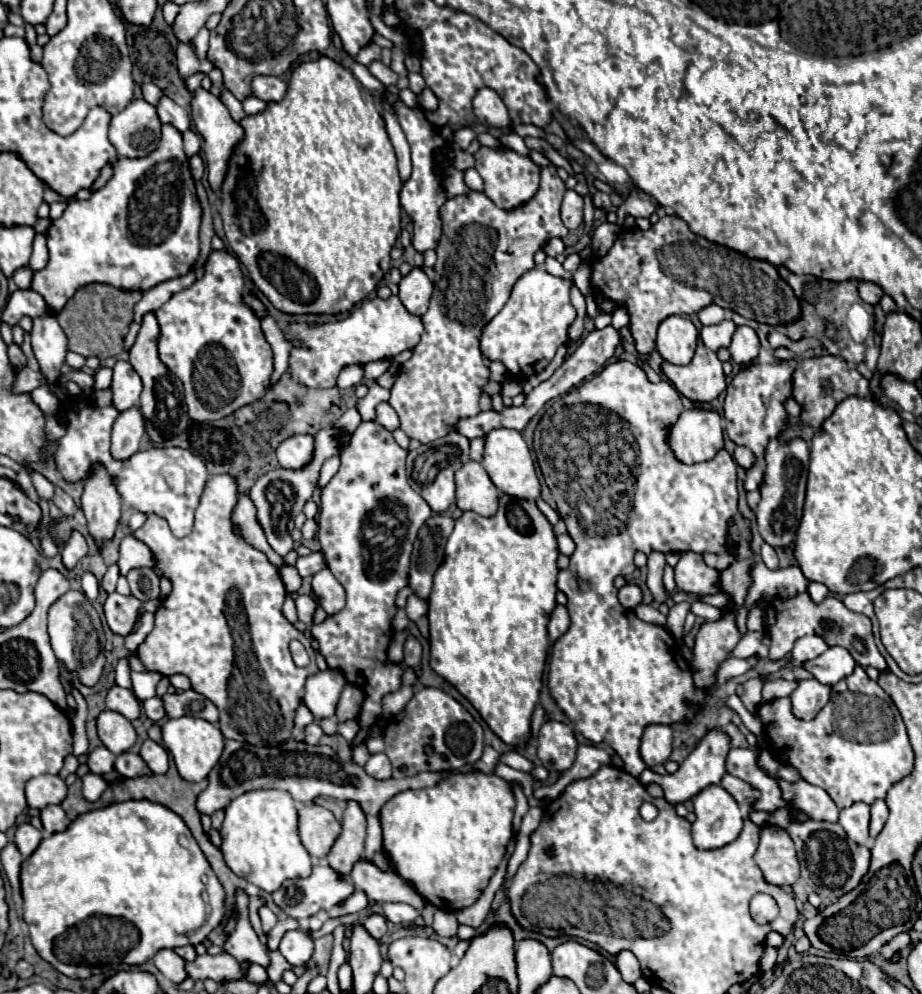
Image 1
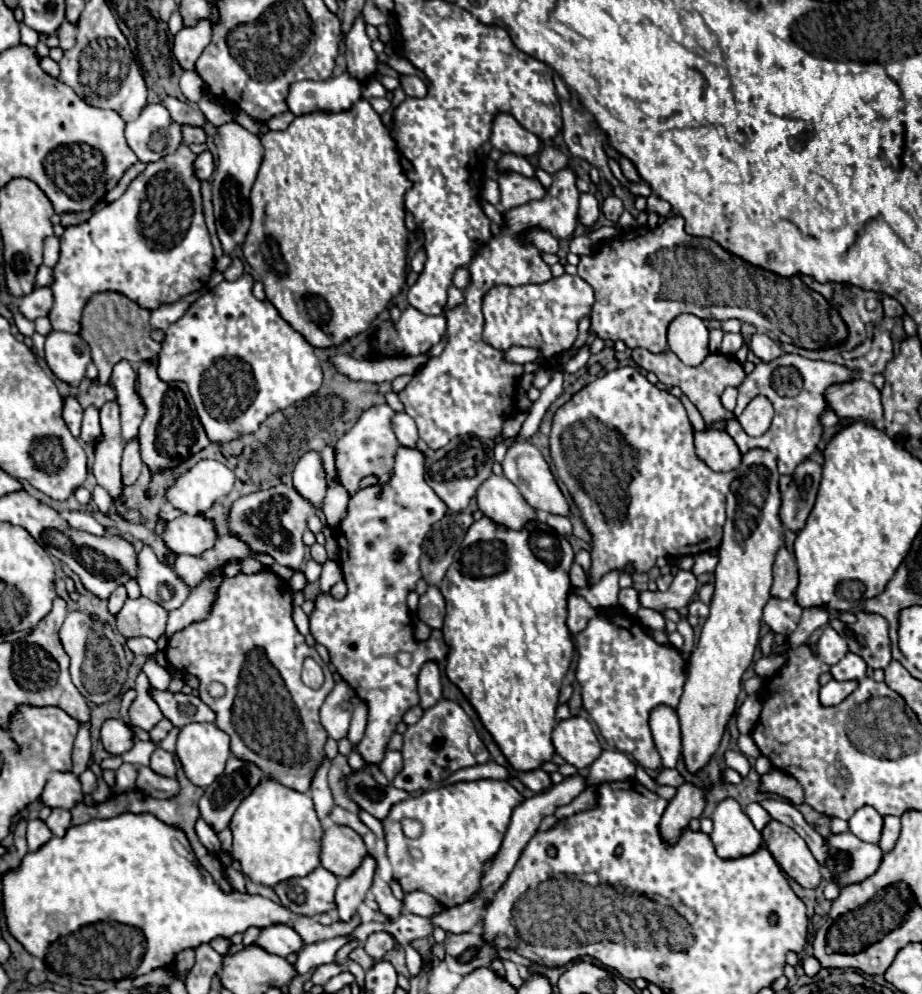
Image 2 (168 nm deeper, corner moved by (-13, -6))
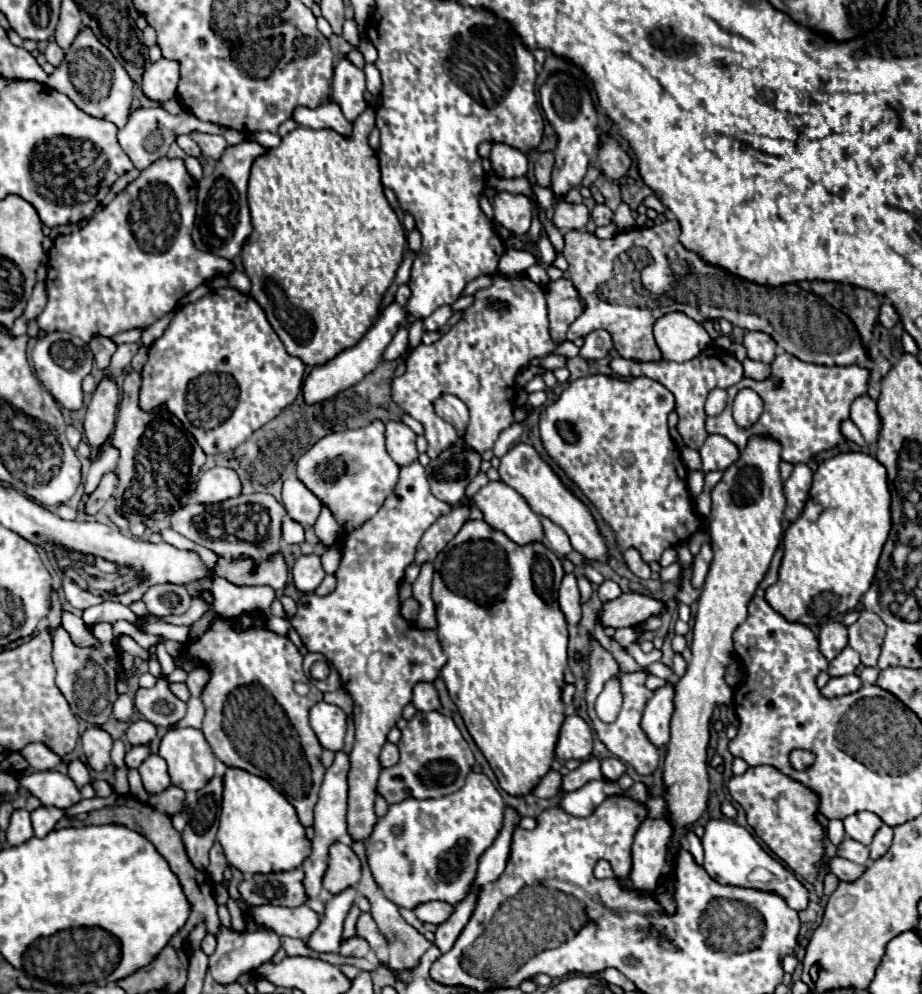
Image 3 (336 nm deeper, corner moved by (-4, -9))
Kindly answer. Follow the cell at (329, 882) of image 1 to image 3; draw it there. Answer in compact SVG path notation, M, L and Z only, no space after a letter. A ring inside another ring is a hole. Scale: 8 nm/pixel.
M303 869L249 875L239 883L239 893L249 905L283 905L299 907L307 901L305 889L301 885Z

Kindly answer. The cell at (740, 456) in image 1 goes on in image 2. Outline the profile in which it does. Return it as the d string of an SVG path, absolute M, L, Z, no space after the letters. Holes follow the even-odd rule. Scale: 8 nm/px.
M750 450L742 456L742 464L738 468L738 478L732 482L730 492L726 496L726 526L724 538L718 548L720 562L716 566L716 582L714 582L714 598L710 602L710 616L702 628L700 642L692 650L688 660L688 680L684 686L684 694L676 708L682 728L682 754L686 768L690 772L700 770L708 764L710 756L718 750L722 734L726 730L728 720L736 712L736 700L742 690L742 676L748 666L754 662L754 652L760 638L760 622L762 622L762 608L770 600L770 586L772 586L772 564L778 548L782 546L782 524L778 516L780 508L780 492L778 492L778 468L776 456L768 450Z

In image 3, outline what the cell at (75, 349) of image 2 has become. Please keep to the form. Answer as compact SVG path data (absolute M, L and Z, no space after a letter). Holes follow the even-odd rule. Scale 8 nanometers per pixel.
M53 331L53 333L47 333L47 337L37 341L31 359L33 359L37 379L53 395L53 399L69 411L81 409L81 405L83 405L81 383L91 373L91 367L93 367L93 355L89 351L89 345L75 335L67 335L63 331Z

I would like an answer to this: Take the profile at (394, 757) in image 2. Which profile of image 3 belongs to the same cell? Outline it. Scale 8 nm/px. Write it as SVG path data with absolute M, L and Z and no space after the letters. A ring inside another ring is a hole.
M387 741L387 743L383 745L383 751L381 751L379 759L381 759L381 765L383 765L383 767L395 765L397 759L399 759L399 749L397 749L397 745L393 745L393 743Z

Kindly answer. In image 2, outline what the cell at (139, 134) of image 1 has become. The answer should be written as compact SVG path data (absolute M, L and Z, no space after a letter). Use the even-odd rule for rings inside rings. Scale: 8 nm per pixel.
M148 104L142 114L126 124L126 142L140 162L156 162L172 154L182 142L176 124L162 104Z

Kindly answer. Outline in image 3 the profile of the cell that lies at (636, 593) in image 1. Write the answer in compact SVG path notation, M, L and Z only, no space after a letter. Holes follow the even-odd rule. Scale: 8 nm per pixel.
M603 581L603 583L599 585L599 589L597 589L597 595L599 595L599 599L605 603L605 601L611 601L611 599L617 599L617 597L621 595L621 589L619 589L619 585L613 583L613 581Z

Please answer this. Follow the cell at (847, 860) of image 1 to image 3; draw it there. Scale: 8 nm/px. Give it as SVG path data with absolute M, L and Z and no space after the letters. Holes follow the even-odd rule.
M851 837L843 839L843 843L837 847L837 855L843 857L843 859L861 863L861 865L869 863L869 849L863 843L859 843L859 841L851 839Z

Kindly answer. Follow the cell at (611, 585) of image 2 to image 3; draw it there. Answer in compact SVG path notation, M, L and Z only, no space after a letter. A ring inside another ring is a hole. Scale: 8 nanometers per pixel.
M627 549L625 551L625 563L627 563L627 567L637 575L637 577L641 577L641 579L649 579L651 577L651 569L649 569L649 565L641 559L641 553L637 551L637 549Z

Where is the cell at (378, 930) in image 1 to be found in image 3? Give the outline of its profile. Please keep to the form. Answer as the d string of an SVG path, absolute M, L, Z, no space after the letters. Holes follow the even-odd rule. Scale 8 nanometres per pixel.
M361 937L345 939L341 941L341 947L339 947L339 955L351 955L351 957L365 957L369 951L371 951L369 943Z

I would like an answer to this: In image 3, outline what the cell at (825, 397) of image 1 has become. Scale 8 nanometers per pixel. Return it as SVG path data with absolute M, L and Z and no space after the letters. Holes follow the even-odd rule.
M865 395L853 401L851 405L851 421L859 427L861 435L867 443L877 443L879 437L879 413L875 407L875 401Z

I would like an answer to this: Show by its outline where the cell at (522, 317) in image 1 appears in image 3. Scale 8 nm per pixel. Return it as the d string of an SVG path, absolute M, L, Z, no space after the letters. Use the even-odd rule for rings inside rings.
M559 279L547 285L547 305L549 305L551 337L555 343L563 343L569 325L583 311L583 301L579 299L569 279Z

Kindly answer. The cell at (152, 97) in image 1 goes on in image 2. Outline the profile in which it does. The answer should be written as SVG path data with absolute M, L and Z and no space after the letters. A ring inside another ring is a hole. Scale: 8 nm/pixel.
M166 96L162 100L164 108L168 108L170 116L174 122L178 124L192 124L192 126L202 126L204 124L204 118L198 110L194 110L190 104L186 102L180 102L178 98L172 98L172 96Z

